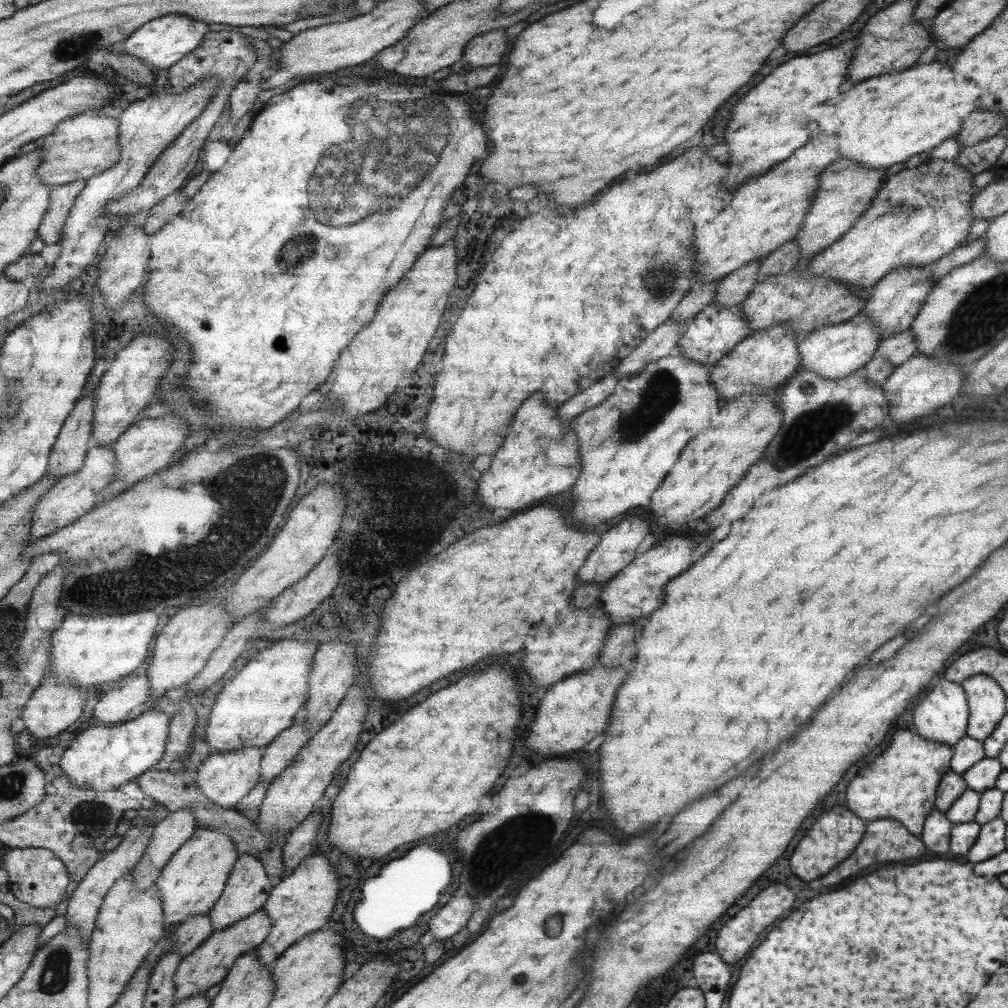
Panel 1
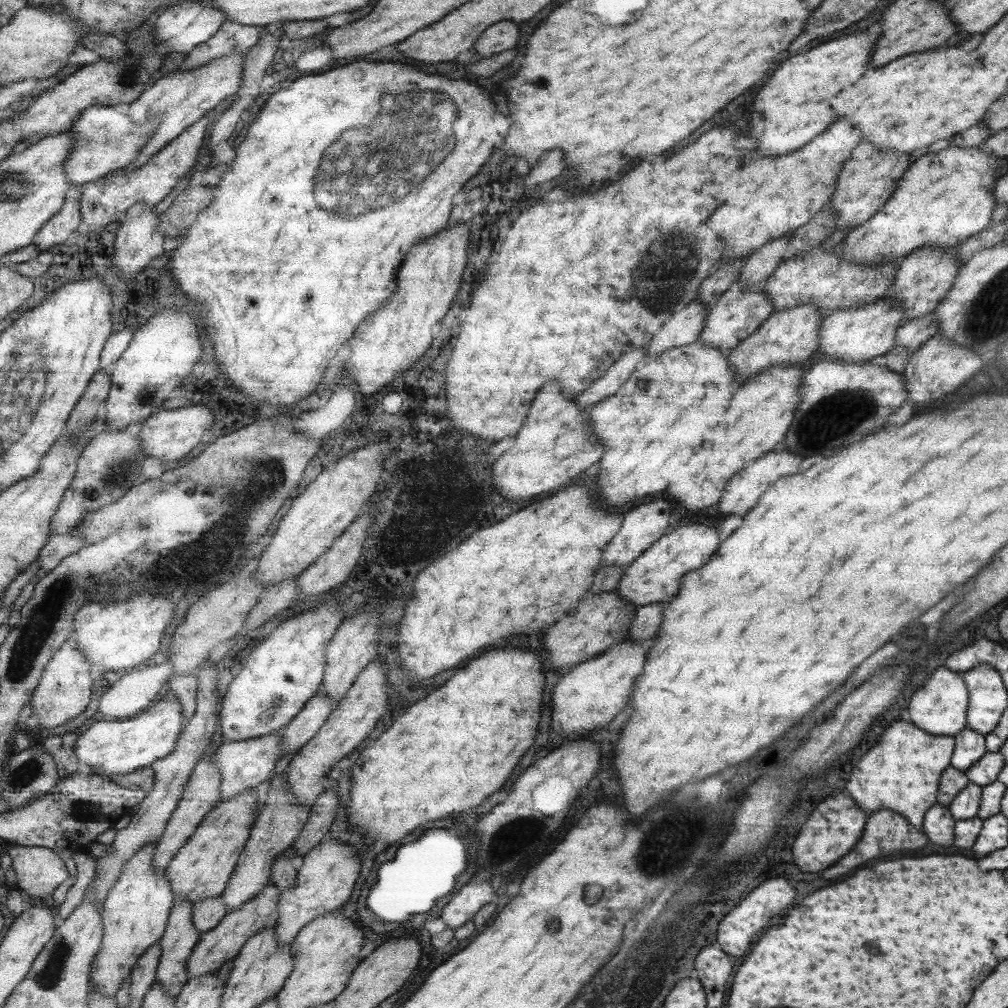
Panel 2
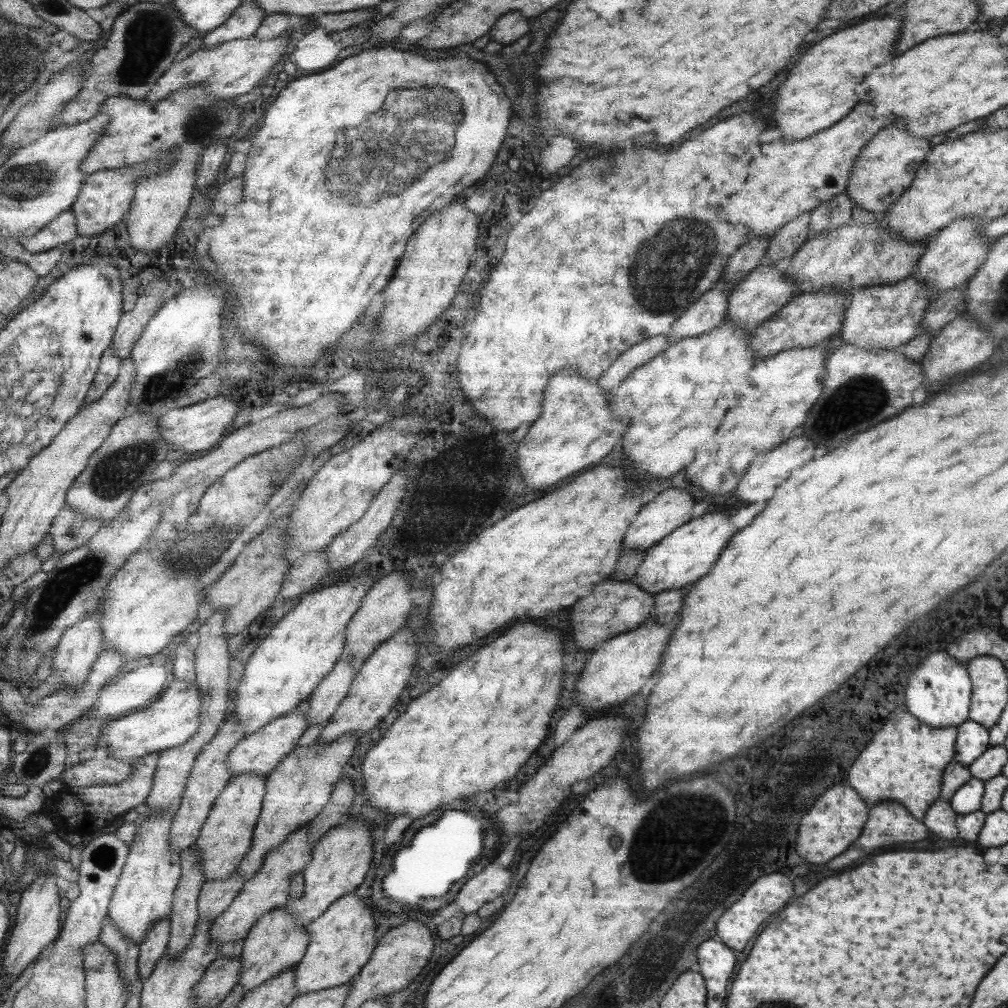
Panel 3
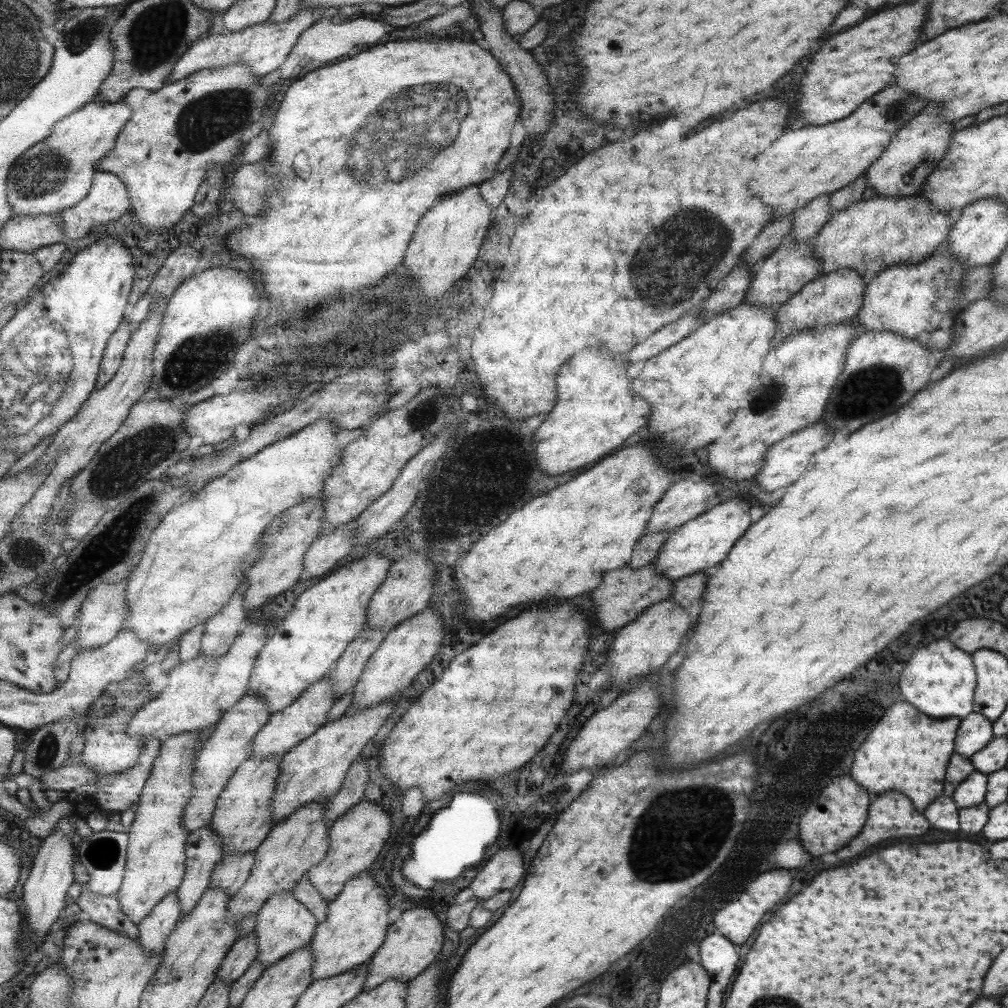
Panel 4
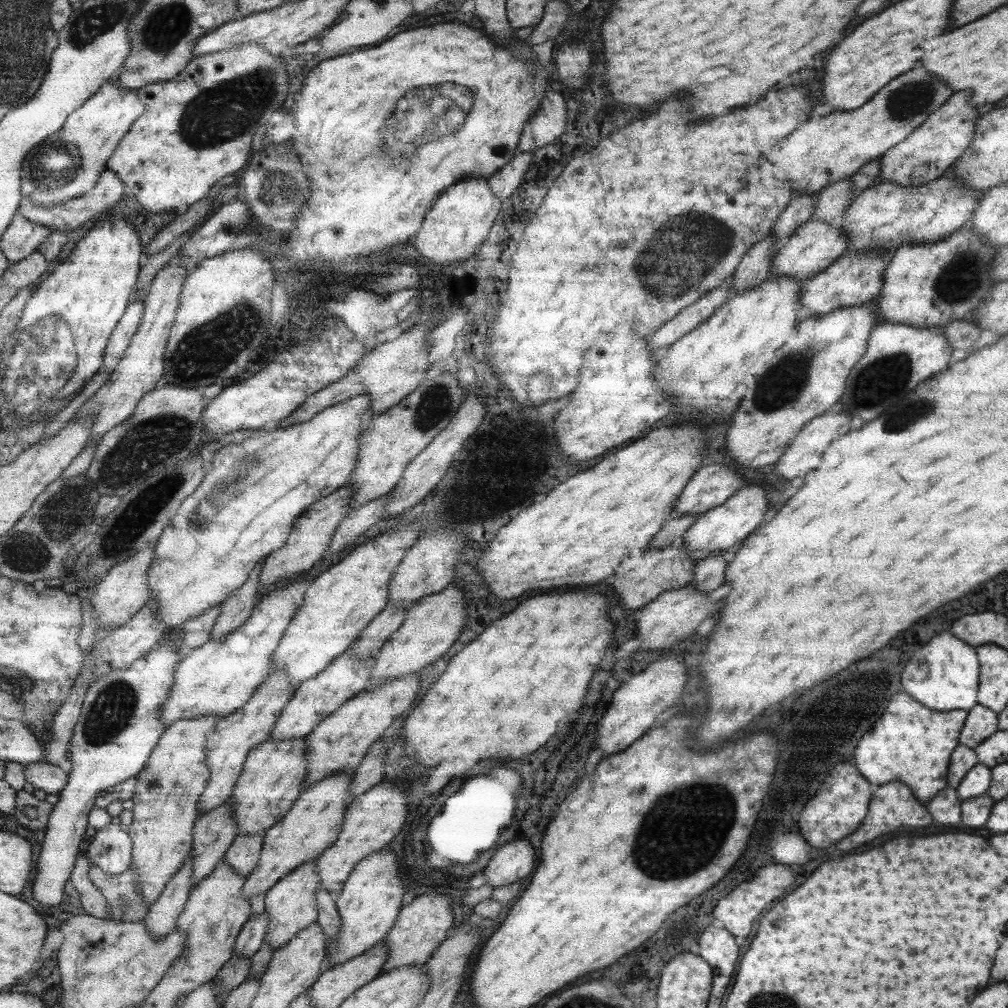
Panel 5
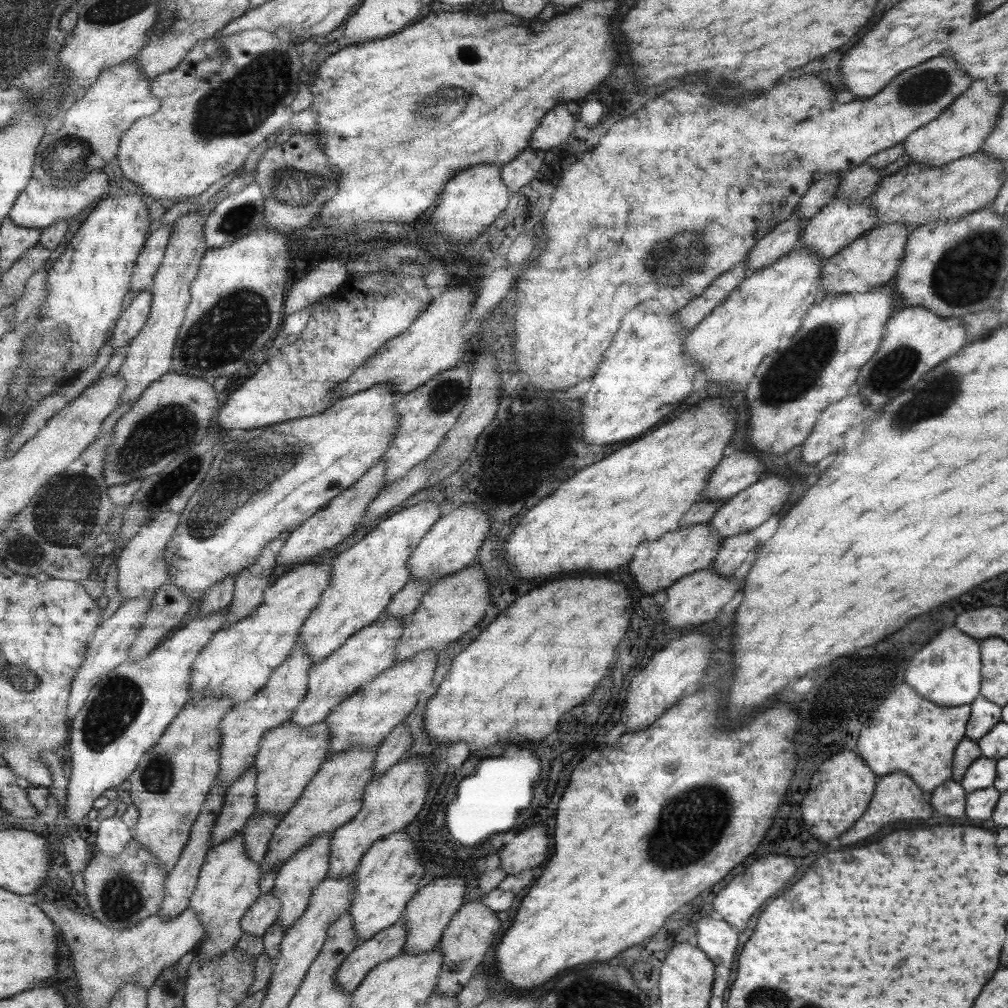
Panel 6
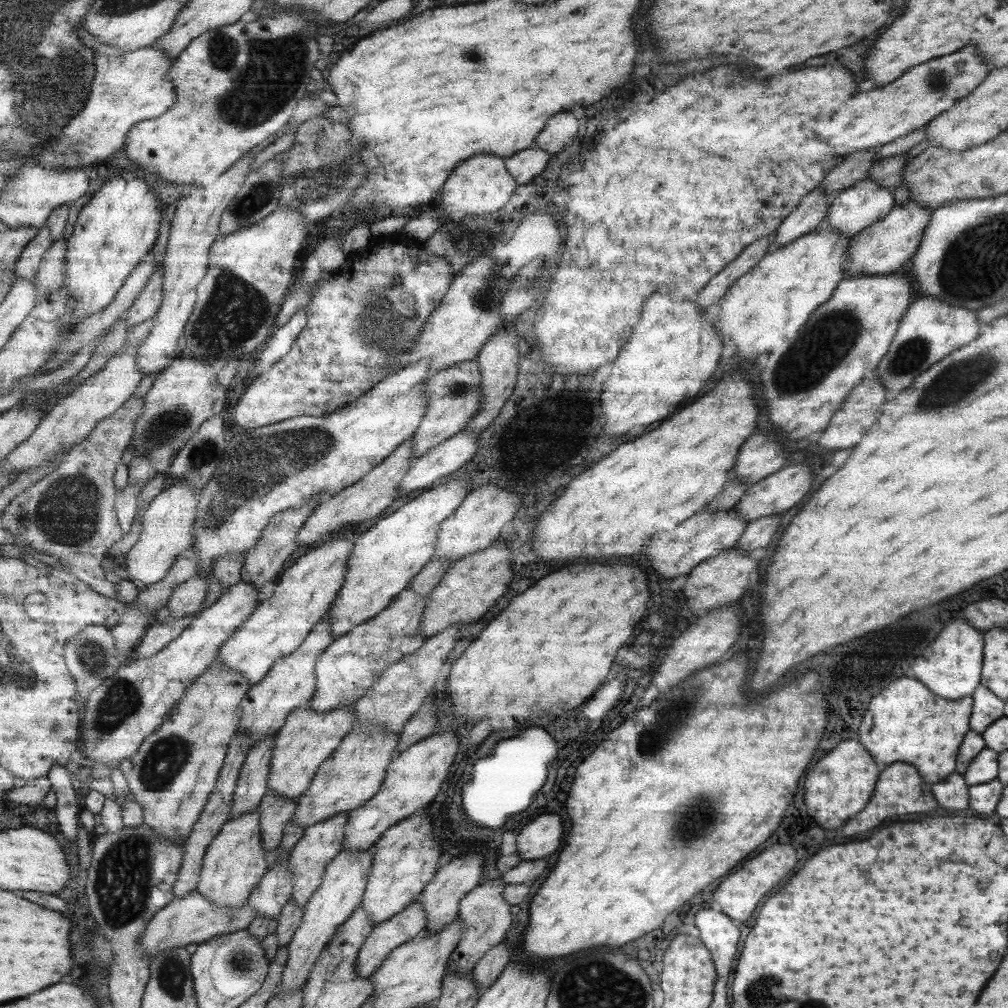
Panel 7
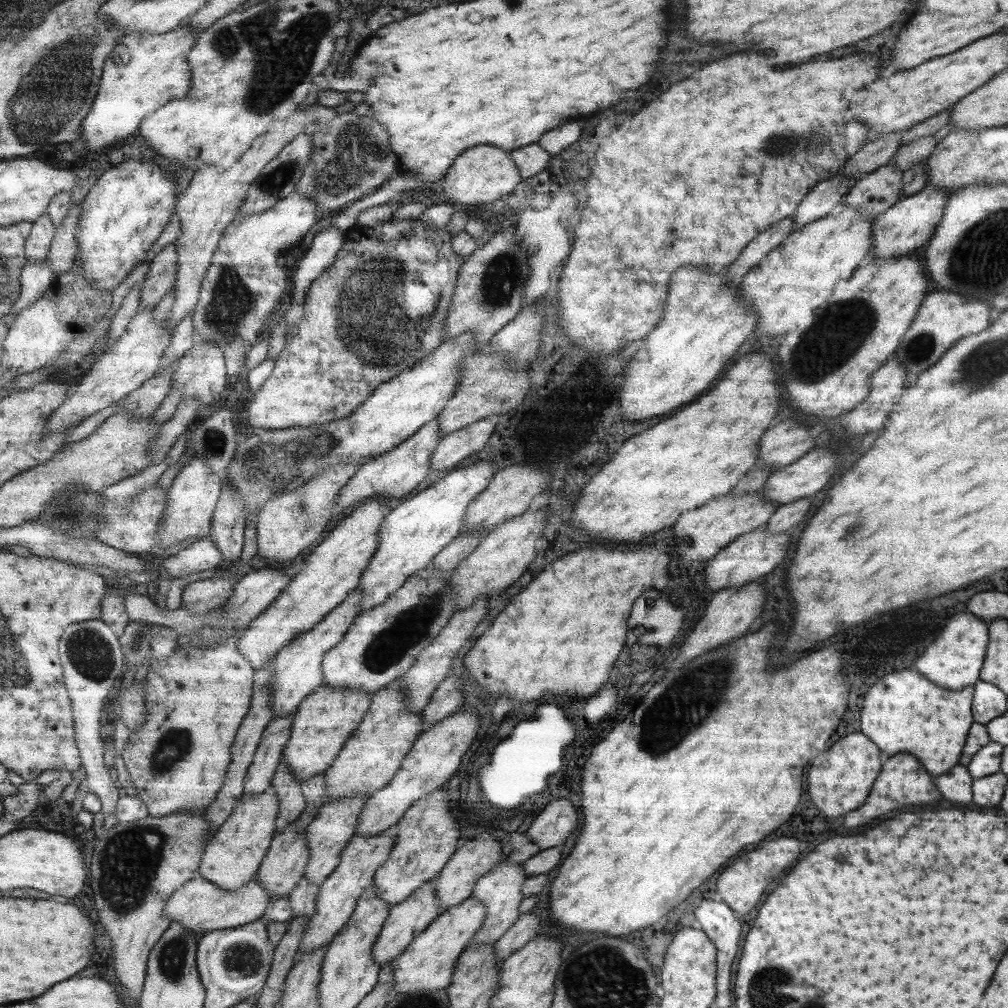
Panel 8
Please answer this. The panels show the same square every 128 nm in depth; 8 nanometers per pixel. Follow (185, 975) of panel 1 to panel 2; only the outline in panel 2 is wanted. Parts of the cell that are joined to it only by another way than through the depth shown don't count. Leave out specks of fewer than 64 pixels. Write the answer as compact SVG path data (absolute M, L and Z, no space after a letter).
M269 880L263 888L250 898L249 902L245 901L239 908L233 909L223 915L223 918L207 932L202 932L194 946L192 953L186 962L186 974L189 978L215 973L226 960L233 959L237 956L239 949L262 928L271 928L278 920L278 901L280 900L279 890L276 889L274 882Z

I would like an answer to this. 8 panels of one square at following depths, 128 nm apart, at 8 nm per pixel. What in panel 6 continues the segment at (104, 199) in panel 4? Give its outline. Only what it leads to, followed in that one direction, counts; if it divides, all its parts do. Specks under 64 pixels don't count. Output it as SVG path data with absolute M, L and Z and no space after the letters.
M101 170L91 171L83 180L76 185L68 187L46 187L38 178L32 177L27 188L15 201L15 208L11 210L9 217L19 226L27 228L48 229L49 226L79 216L81 212L93 208L100 200L109 197L112 193L108 190L108 176Z

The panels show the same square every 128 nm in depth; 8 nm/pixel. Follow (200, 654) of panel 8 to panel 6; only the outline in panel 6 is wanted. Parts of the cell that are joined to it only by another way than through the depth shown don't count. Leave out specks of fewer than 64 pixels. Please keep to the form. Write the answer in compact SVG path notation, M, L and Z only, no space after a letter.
M203 698L187 702L165 728L159 740L150 746L131 772L130 799L137 807L138 821L133 839L158 858L169 872L186 847L190 826L215 785L220 769L220 730L222 718L233 708L229 698Z

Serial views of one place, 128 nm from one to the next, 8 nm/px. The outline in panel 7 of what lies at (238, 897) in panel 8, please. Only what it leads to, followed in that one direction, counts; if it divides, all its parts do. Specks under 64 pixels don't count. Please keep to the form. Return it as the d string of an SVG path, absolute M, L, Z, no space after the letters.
M193 889L183 896L174 897L169 905L165 905L154 914L140 936L140 945L148 956L149 966L150 960L164 948L184 947L191 943L198 945L211 937L222 938L226 934L247 928L255 917L256 912L247 901L234 909L228 909L208 901L201 893Z

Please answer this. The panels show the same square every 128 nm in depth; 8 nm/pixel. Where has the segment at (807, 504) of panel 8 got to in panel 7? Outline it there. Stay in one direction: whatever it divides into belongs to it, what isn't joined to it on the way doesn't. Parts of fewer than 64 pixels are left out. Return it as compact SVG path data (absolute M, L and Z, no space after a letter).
M769 515L747 523L745 532L737 539L739 554L749 554L755 548L771 547L770 536L781 526L781 515Z

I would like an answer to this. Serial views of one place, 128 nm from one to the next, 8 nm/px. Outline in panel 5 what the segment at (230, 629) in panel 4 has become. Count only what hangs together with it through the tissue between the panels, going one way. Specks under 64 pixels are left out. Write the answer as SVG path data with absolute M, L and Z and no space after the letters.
M261 562L254 570L251 570L249 578L243 582L241 588L229 594L229 598L220 604L220 613L217 616L209 639L225 638L227 634L235 632L250 618L254 610L255 602L259 598L259 572L261 572Z

